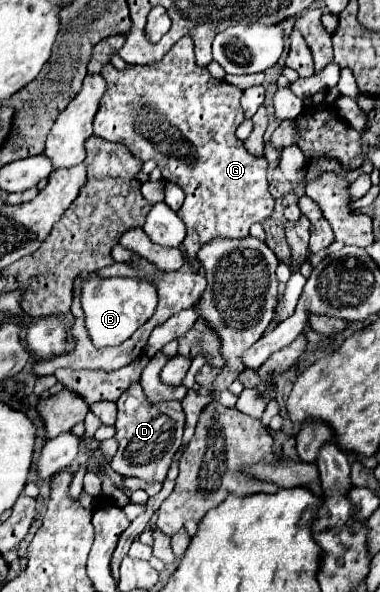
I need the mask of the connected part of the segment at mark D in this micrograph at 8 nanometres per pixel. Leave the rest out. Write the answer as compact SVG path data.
M131 385L117 399L117 443L119 449L111 459L113 471L123 477L141 477L145 481L165 481L165 475L171 467L171 459L181 445L181 435L185 427L185 413L179 401L163 401L157 405L149 405L141 385Z

